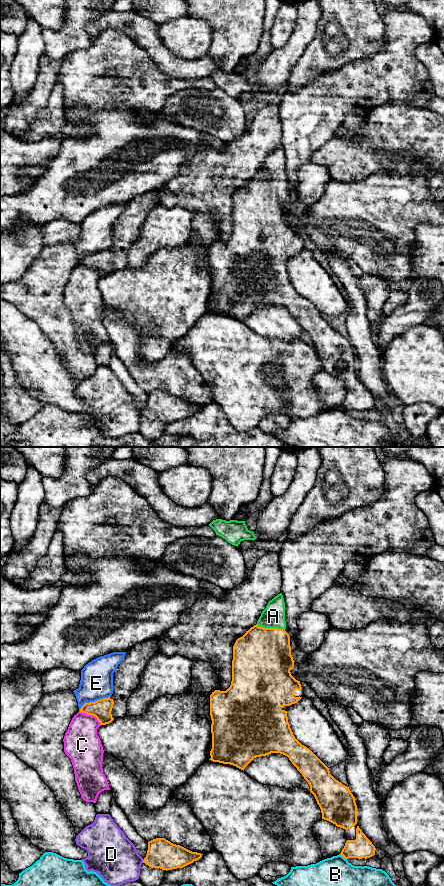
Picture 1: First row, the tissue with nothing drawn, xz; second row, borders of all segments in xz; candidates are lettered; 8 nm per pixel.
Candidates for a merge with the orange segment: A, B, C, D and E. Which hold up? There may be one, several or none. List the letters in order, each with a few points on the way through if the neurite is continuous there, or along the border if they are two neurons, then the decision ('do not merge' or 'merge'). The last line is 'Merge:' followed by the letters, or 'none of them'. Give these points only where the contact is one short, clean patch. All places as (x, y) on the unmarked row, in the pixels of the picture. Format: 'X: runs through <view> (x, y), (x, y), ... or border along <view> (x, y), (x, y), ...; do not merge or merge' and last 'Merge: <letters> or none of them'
A: runs through xz (262, 210), (270, 180), (273, 168); merge
B: do not merge
C: border along xz (79, 263), (93, 267), (101, 276); do not merge
D: do not merge
E: do not merge
Merge: A

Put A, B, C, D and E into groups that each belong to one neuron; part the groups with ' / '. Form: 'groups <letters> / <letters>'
groups A / B / C / D / E

